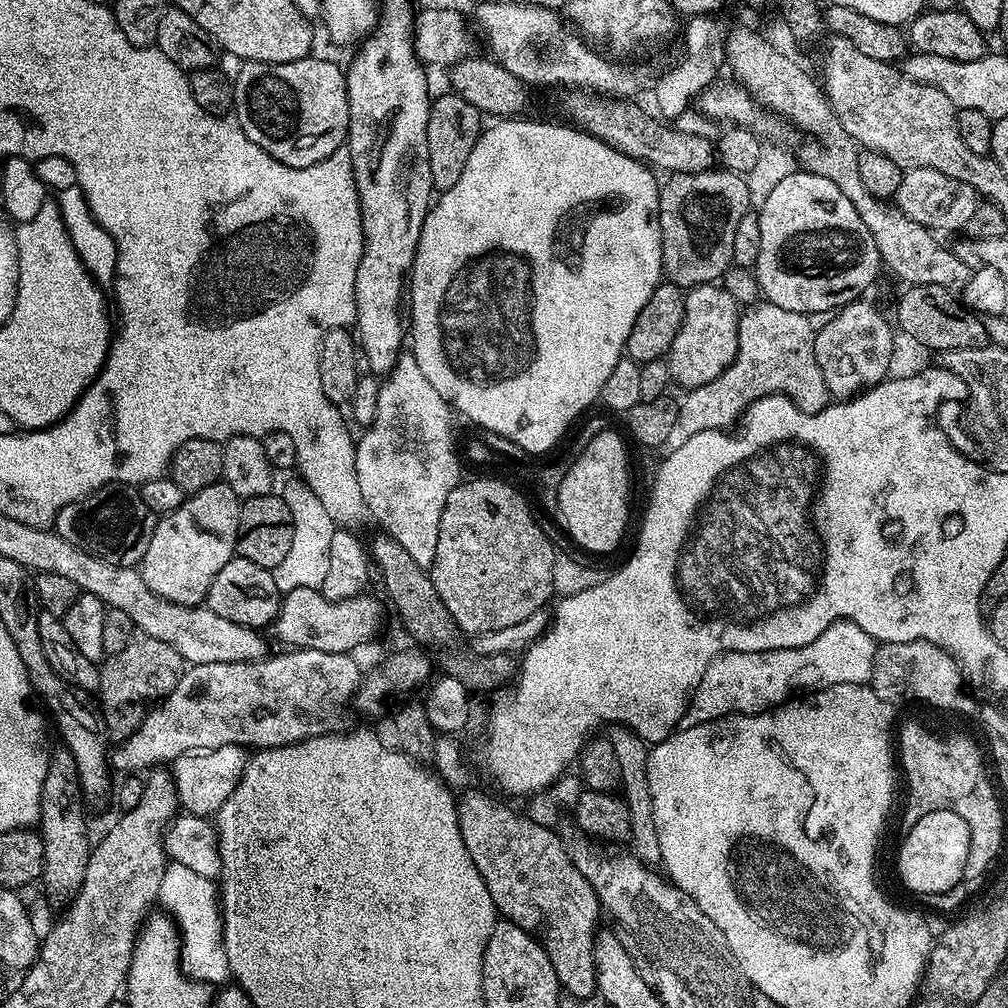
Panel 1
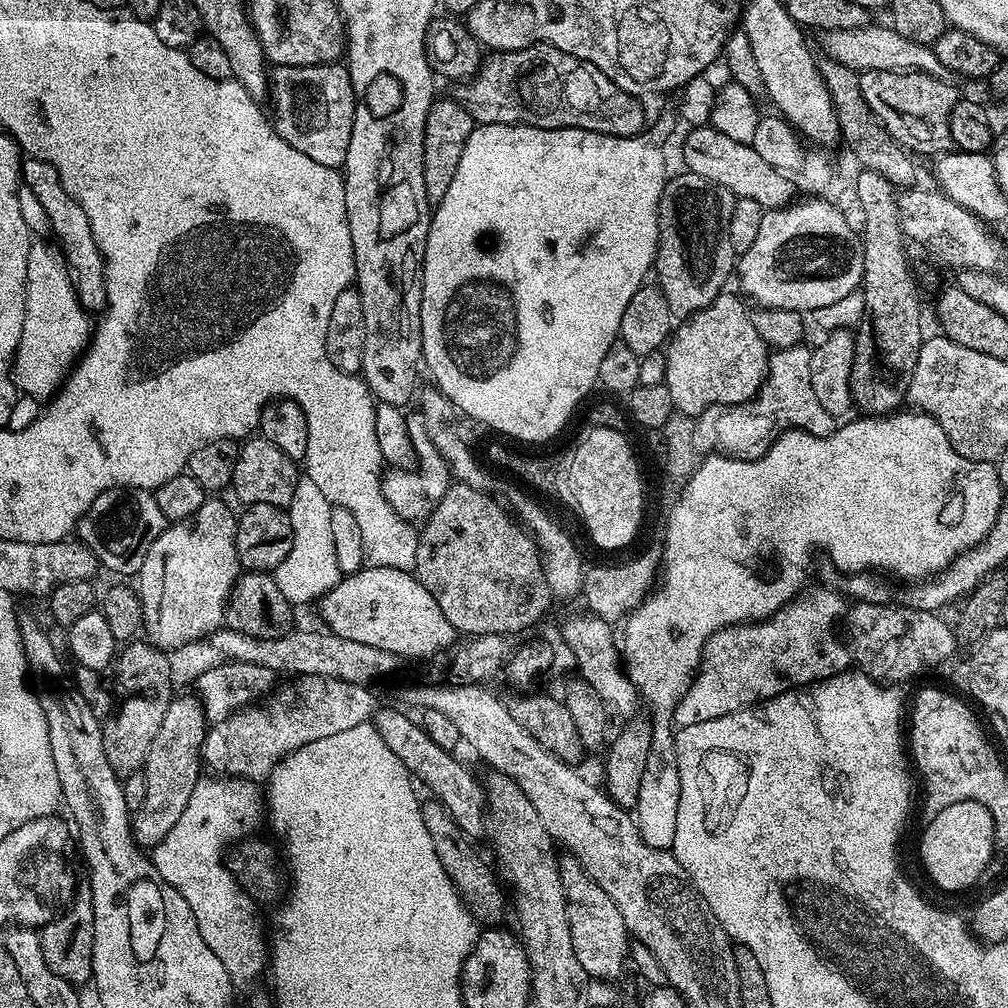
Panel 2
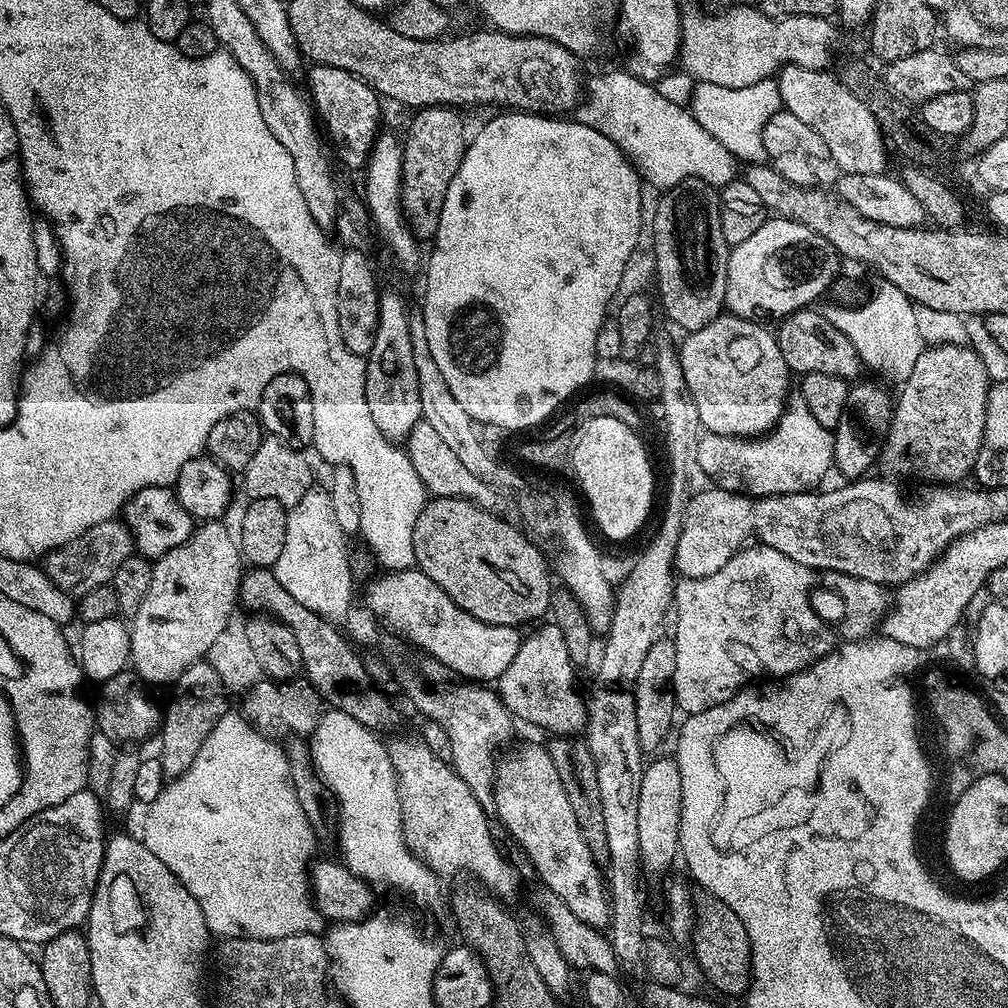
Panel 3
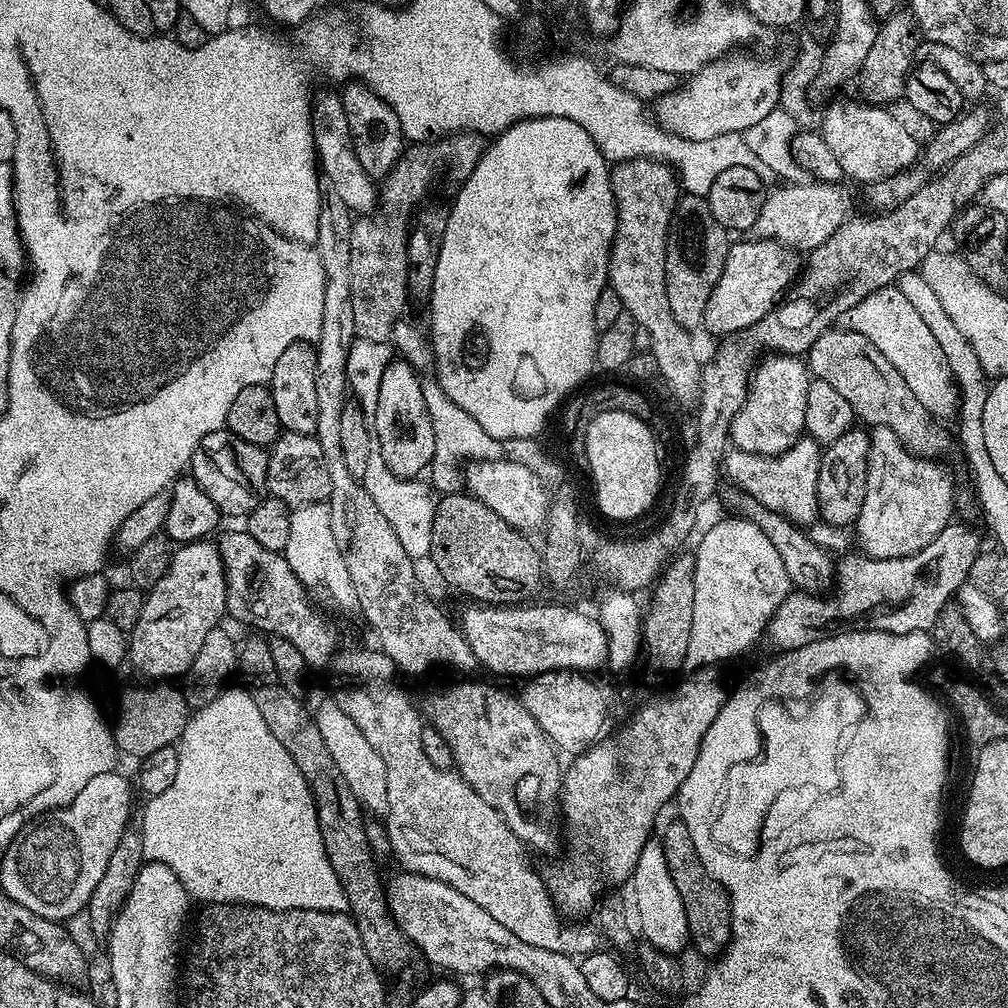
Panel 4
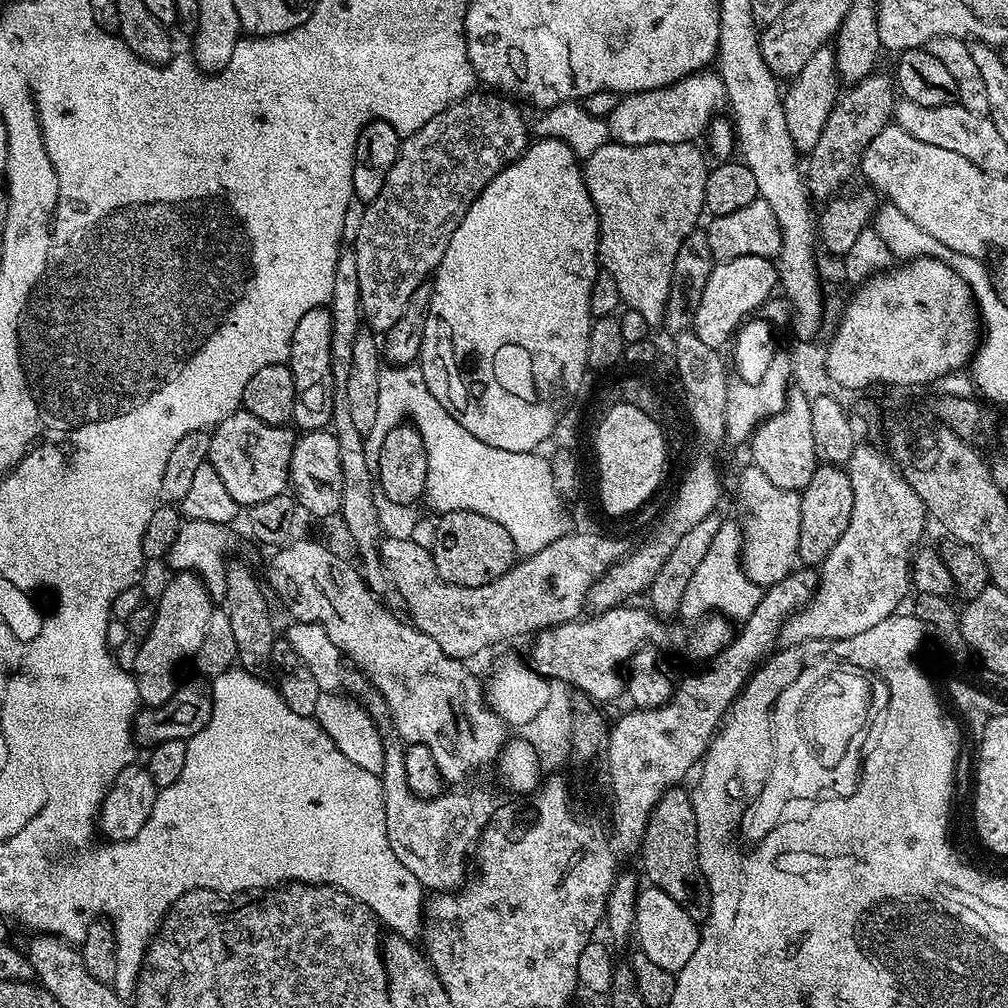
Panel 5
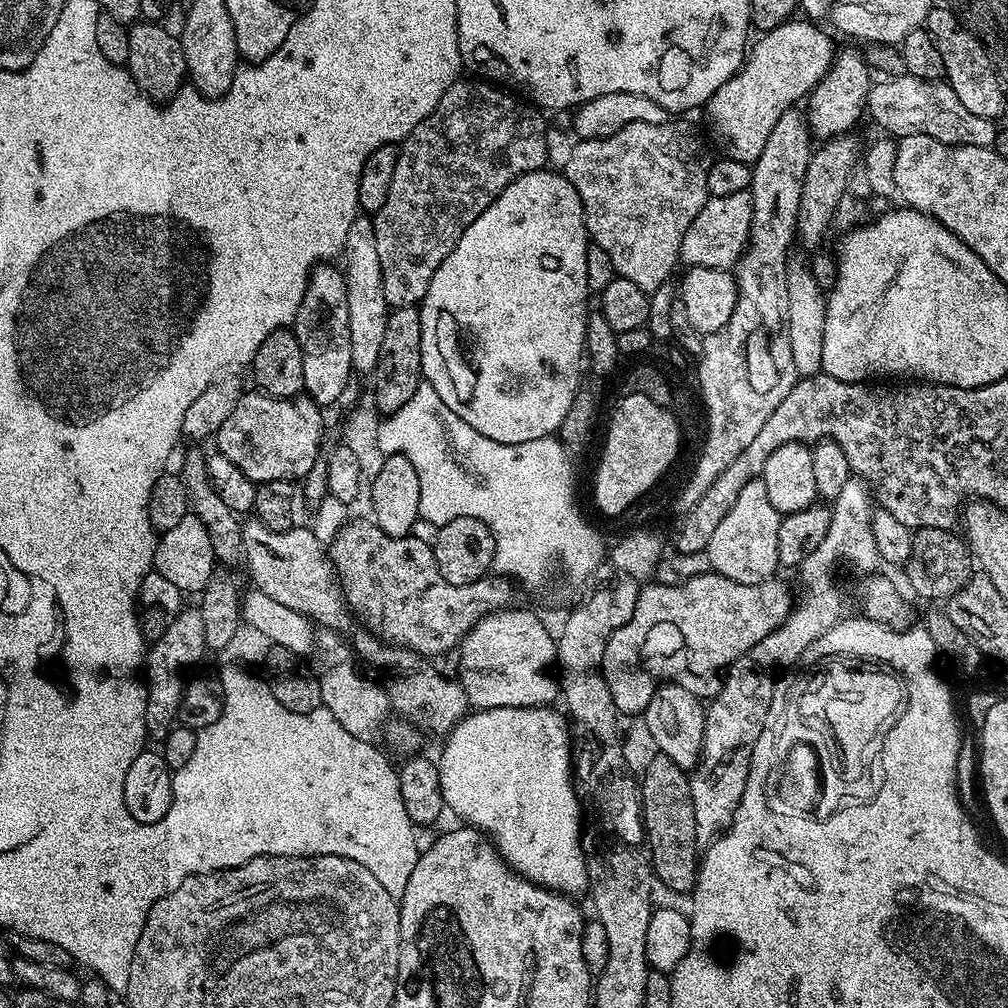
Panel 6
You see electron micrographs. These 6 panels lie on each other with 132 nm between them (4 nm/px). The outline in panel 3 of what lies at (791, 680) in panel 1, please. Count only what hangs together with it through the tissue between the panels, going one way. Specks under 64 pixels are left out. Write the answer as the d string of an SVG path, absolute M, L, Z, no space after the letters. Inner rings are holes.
M768 545L740 548L722 569L708 577L681 579L675 585L676 661L672 689L681 713L691 714L717 708L745 686L764 678L783 678L809 668L833 651L832 632L812 609L814 572Z

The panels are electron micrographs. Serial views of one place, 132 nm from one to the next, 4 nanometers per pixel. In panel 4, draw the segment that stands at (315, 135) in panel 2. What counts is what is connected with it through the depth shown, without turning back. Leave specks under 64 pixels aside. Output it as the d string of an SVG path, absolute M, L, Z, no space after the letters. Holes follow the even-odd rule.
M363 82L343 85L342 97L349 118L353 146L362 169L371 178L383 178L395 166L406 147L404 126L398 114L378 94L374 94Z

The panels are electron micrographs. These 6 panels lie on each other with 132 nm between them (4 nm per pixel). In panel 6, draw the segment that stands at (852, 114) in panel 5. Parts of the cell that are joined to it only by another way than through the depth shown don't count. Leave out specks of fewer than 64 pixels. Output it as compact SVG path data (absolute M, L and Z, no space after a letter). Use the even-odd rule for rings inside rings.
M845 134L823 141L813 151L810 162L806 166L806 178L802 182L794 236L808 254L821 251L823 244L820 243L823 242L824 235L827 234L828 227L831 226L832 219L840 208L840 203L846 200L848 183L862 156L862 144L860 146L854 137L855 135Z

